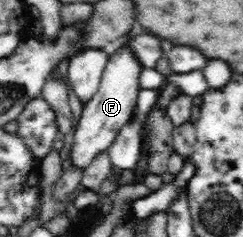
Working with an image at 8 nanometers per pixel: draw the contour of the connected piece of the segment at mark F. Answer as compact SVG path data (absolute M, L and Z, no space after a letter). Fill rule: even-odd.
M127 41L115 52L108 55L107 64L102 72L99 90L84 104L82 116L79 118L73 137L69 137L72 166L87 168L91 160L113 144L123 126L133 118L137 106L138 94L142 89L139 85L139 76L144 69L138 58L134 56Z

